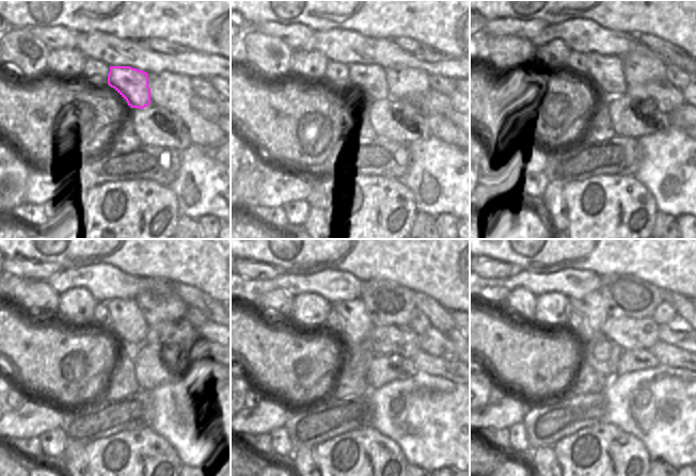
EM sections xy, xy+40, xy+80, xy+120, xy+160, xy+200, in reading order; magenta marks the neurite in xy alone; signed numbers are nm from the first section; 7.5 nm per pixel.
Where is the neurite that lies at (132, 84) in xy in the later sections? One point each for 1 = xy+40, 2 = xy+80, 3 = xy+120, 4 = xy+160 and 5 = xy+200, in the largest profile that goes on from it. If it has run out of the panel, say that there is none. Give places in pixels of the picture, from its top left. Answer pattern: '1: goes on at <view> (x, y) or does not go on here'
1: goes on at xy+40 (368, 80)
2: goes on at xy+80 (606, 77)
3: goes on at xy+120 (128, 324)
4: goes on at xy+160 (359, 324)
5: goes on at xy+200 (592, 305)

